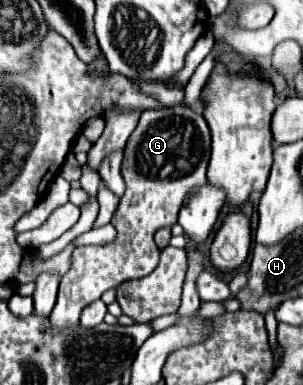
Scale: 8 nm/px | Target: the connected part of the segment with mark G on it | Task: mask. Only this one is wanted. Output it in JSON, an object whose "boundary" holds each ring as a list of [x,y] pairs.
{"boundary":[[[174,106],[174,108],[158,108],[144,110],[141,113],[136,130],[130,134],[130,140],[124,148],[124,160],[122,160],[122,178],[126,182],[124,196],[120,198],[120,204],[112,216],[112,226],[116,228],[116,238],[104,246],[80,246],[72,252],[72,266],[62,276],[58,300],[50,314],[52,328],[72,328],[78,324],[80,312],[90,302],[98,300],[102,292],[108,288],[116,288],[124,280],[134,280],[146,276],[150,270],[158,266],[160,250],[154,244],[154,234],[160,228],[172,228],[178,220],[178,210],[184,204],[184,198],[192,194],[196,188],[206,184],[206,168],[210,158],[210,128],[200,112],[194,112],[188,106]]]}

